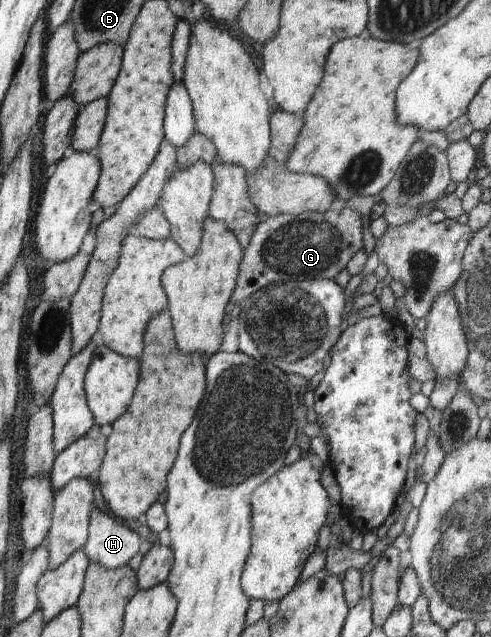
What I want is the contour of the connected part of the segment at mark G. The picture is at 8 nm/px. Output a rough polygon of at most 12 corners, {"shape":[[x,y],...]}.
{"shape":[[268,216],[230,302],[283,281],[332,280],[362,248],[362,219]]}

